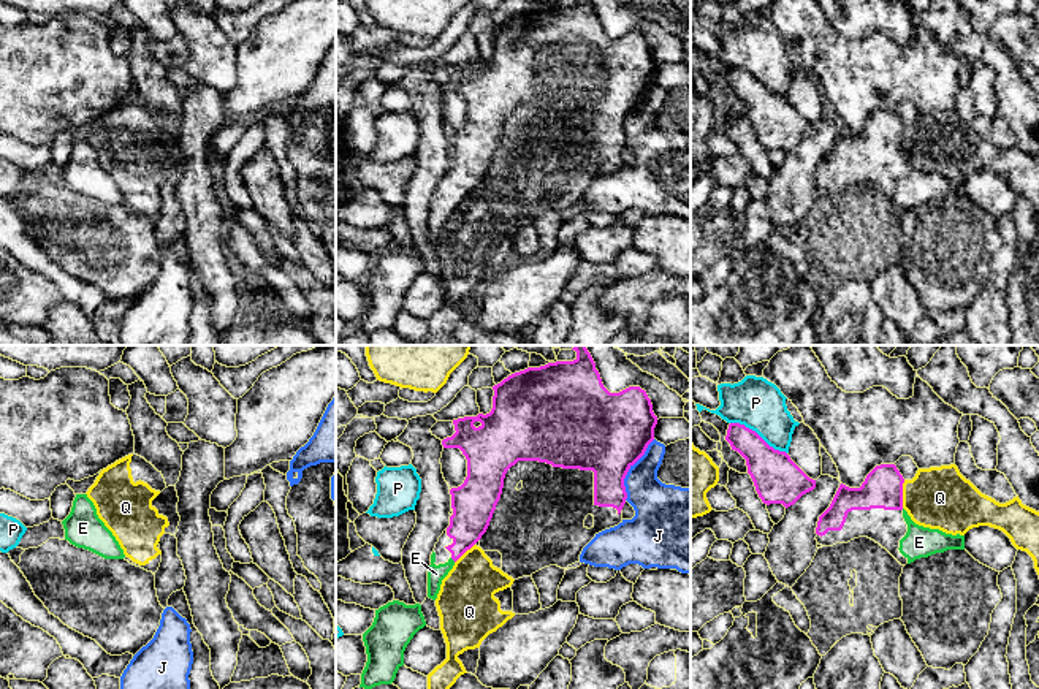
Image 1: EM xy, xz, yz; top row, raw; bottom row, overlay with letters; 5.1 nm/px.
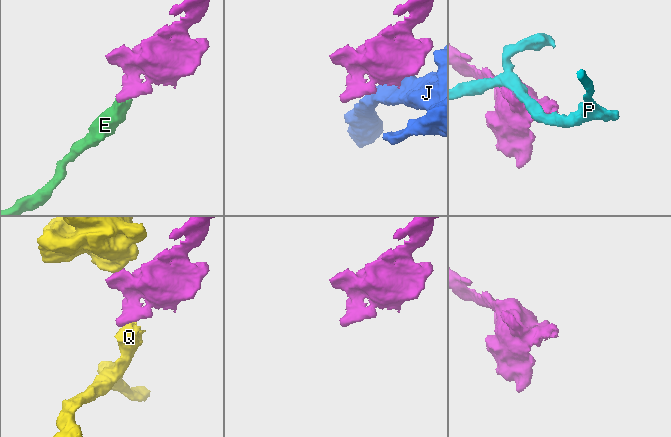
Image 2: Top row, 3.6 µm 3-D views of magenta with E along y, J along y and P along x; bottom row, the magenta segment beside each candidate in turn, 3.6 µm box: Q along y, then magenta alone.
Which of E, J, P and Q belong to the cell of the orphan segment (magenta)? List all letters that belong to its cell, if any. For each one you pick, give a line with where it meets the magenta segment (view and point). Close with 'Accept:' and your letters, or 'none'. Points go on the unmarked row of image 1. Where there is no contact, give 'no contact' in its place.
E: meets magenta in xz at (453, 205)
Accept: E

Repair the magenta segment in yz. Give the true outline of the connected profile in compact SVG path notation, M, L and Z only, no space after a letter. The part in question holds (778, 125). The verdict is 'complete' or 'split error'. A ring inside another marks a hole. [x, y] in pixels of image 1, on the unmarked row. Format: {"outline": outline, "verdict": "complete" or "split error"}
{"outline": "M730 68L725 86L746 105L748 119L763 149L782 149L787 154L816 133L816 125L809 124L786 97L774 95L744 70Z", "verdict": "complete"}

